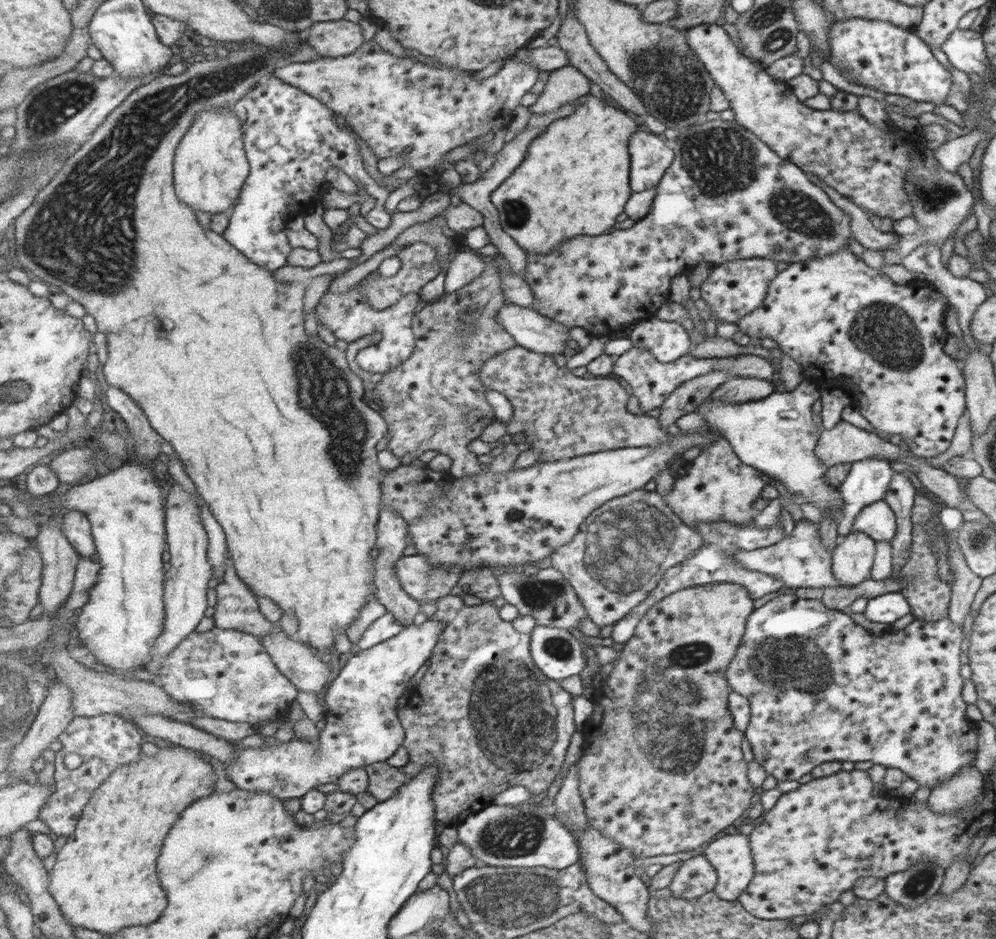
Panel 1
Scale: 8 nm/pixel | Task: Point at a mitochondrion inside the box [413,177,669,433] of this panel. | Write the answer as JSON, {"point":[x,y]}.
{"point":[465,333]}

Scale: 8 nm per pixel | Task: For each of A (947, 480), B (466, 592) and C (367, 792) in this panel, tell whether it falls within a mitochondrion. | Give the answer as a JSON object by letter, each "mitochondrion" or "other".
{"A":"other","B":"other","C":"other"}

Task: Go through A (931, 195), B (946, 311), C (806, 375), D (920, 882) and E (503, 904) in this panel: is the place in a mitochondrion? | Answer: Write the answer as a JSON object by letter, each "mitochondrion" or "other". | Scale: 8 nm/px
{"A":"mitochondrion","B":"other","C":"other","D":"mitochondrion","E":"mitochondrion"}

